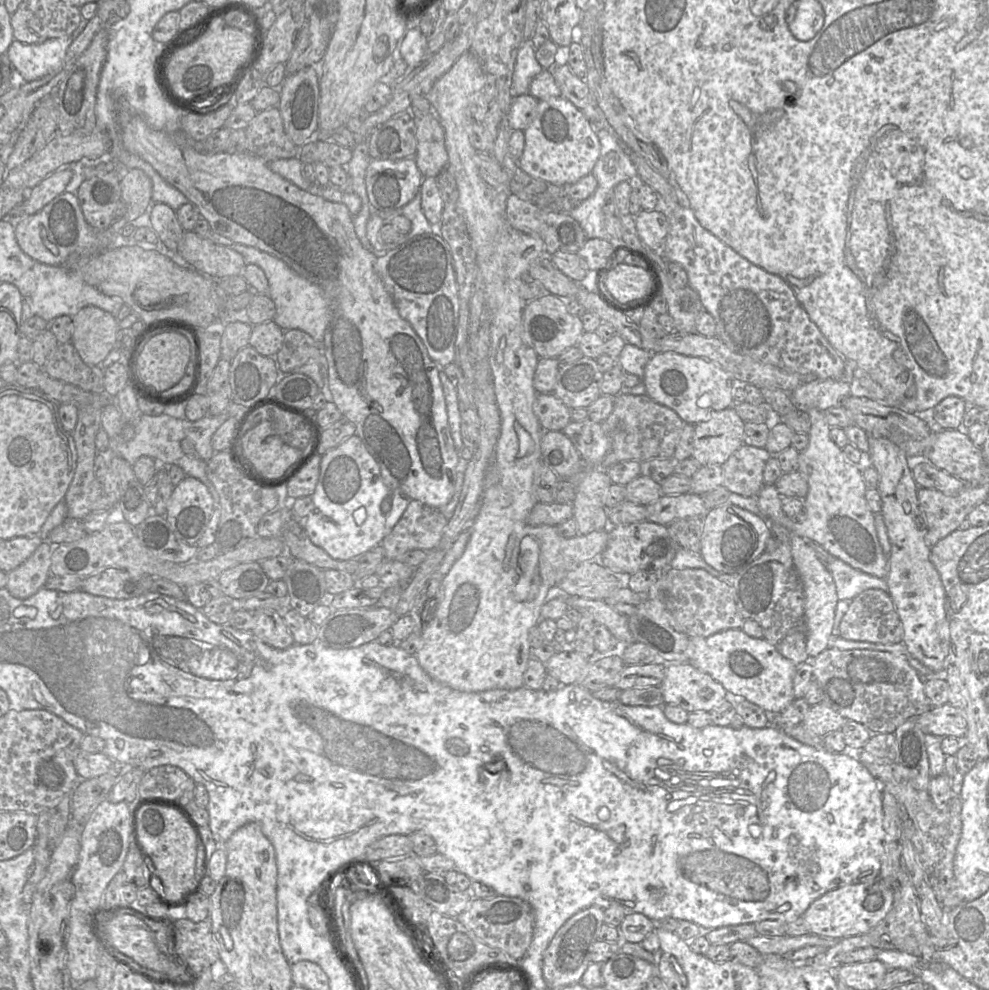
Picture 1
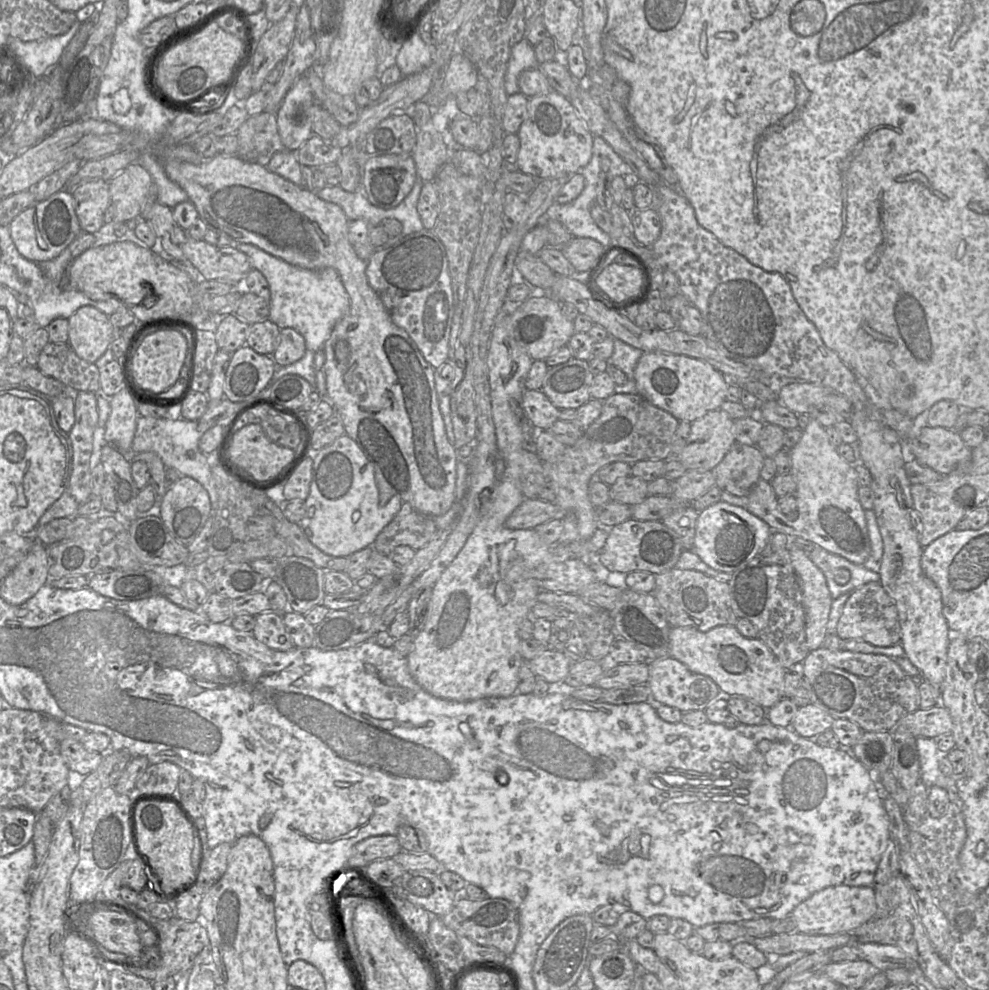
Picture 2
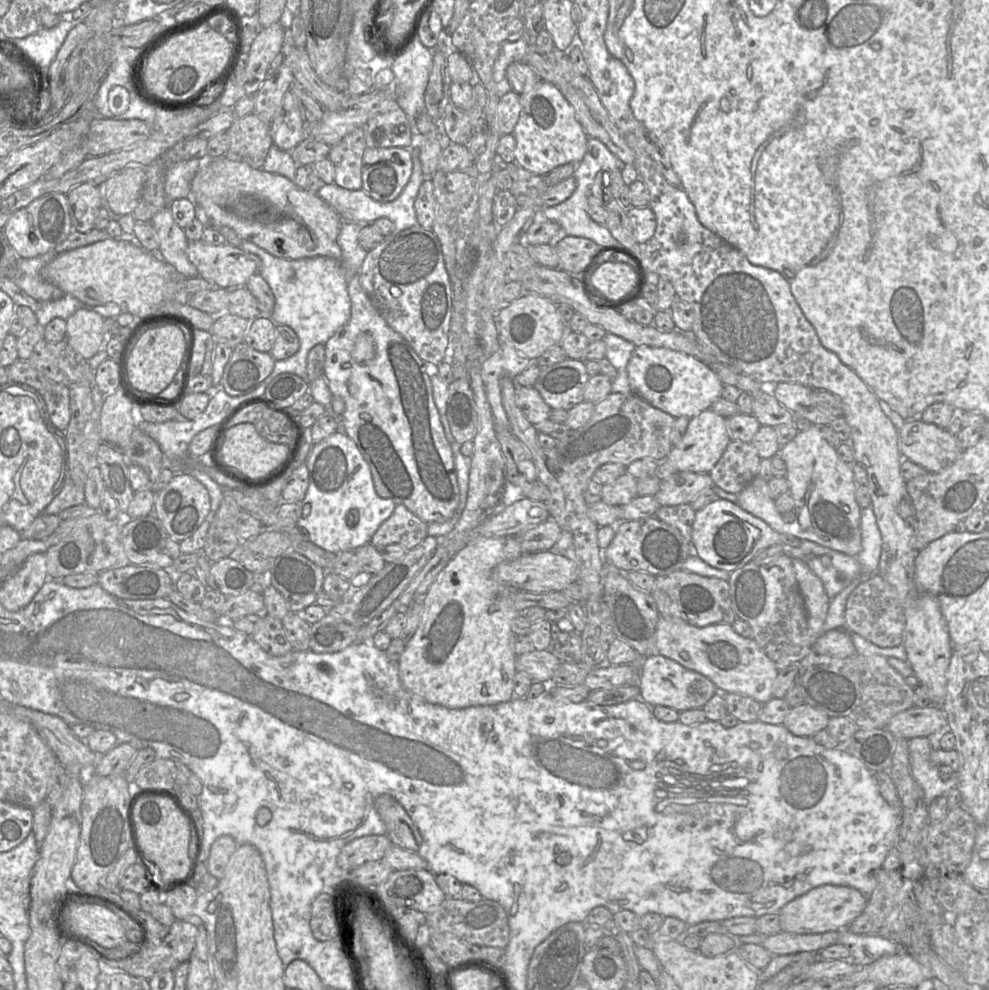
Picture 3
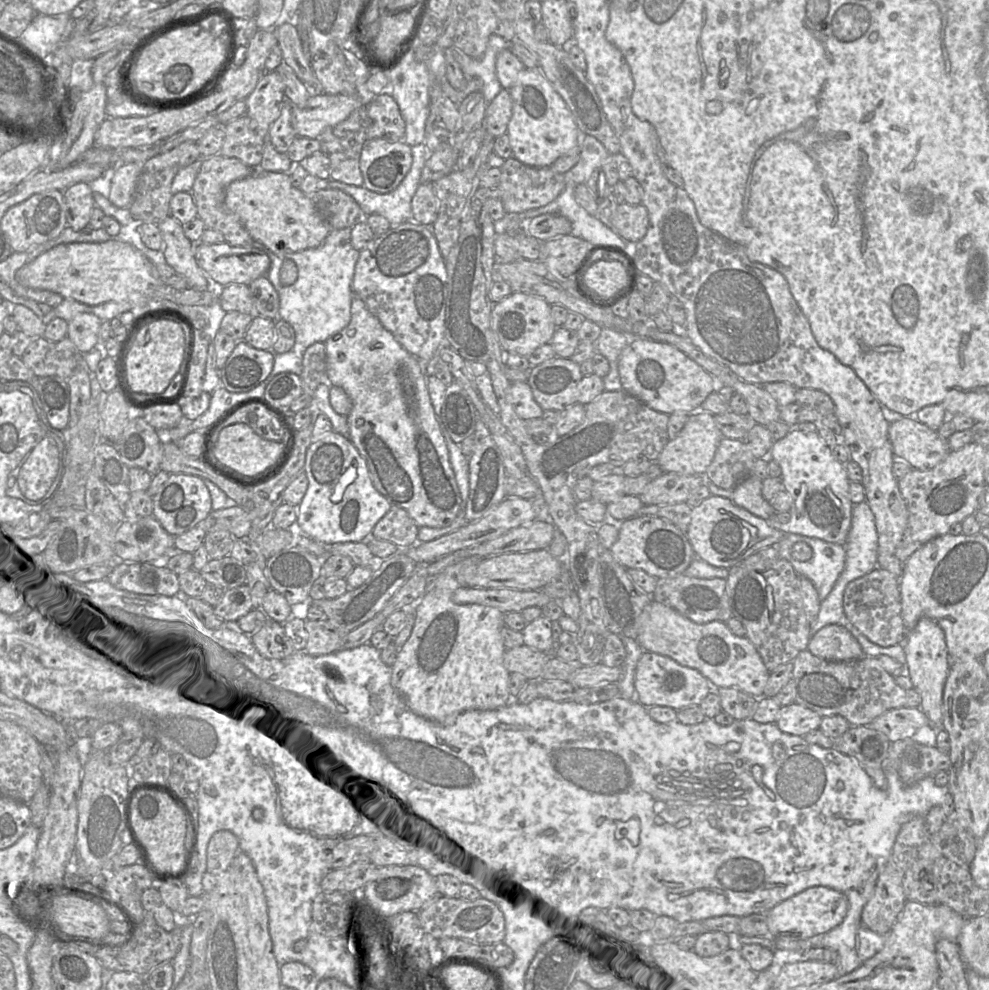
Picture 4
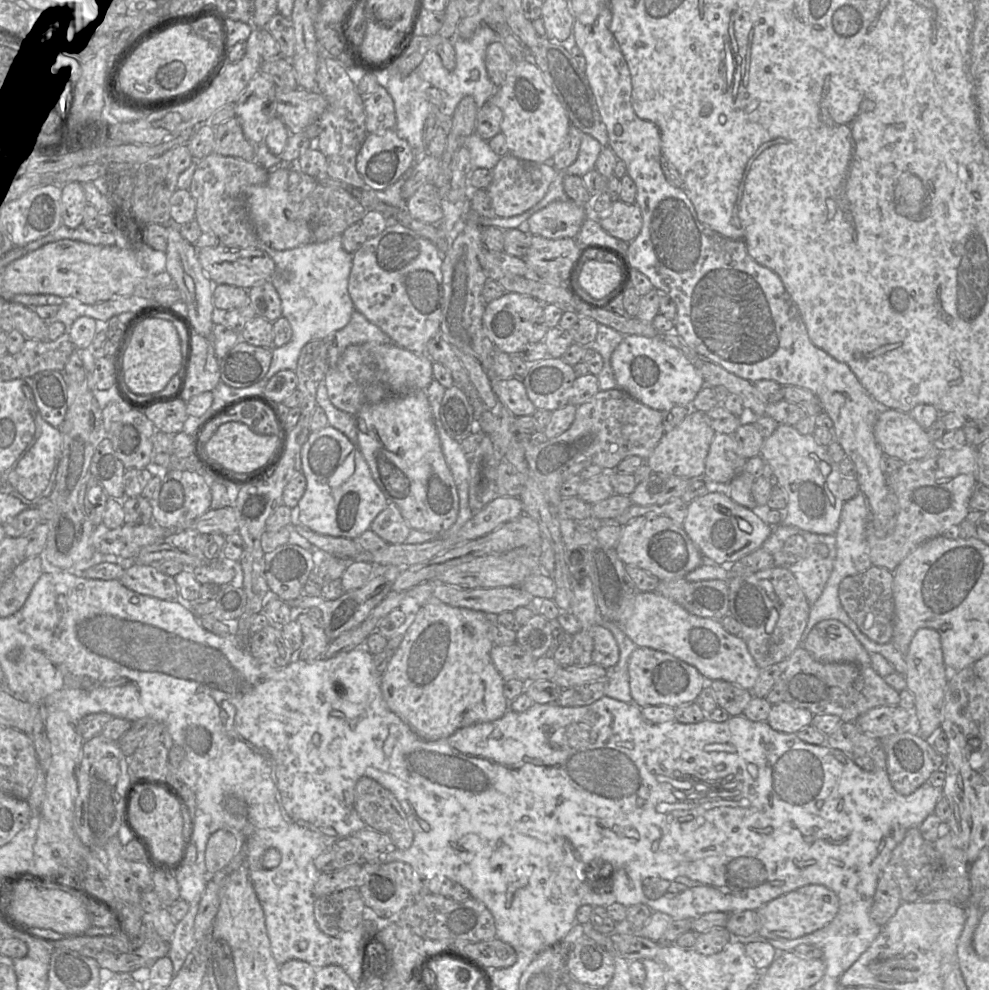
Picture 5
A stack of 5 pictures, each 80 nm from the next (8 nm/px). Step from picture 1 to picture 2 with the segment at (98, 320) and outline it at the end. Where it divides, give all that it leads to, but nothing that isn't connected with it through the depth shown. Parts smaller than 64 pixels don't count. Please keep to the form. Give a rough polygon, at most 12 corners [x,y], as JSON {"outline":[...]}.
{"outline":[[82,306],[68,321],[68,344],[95,363],[113,341],[109,316]]}

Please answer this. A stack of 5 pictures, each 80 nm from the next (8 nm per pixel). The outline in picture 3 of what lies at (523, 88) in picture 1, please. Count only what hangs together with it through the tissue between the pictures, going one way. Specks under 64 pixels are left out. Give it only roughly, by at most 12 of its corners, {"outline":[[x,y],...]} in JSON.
{"outline":[[528,36],[505,42],[493,67],[496,94],[511,86],[506,70],[524,61],[530,49]]}

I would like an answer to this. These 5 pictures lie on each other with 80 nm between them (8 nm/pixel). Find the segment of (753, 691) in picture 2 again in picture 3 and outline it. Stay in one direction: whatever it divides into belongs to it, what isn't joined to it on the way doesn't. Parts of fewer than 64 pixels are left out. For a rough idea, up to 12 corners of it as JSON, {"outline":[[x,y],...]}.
{"outline":[[660,615],[660,655],[761,704],[777,668],[730,624]]}

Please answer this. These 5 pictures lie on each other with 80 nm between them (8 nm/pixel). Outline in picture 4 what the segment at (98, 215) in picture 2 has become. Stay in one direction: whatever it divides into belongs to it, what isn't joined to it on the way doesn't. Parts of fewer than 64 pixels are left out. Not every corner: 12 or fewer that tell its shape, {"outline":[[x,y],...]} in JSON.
{"outline":[[89,183],[63,191],[67,225],[87,227],[95,206]]}

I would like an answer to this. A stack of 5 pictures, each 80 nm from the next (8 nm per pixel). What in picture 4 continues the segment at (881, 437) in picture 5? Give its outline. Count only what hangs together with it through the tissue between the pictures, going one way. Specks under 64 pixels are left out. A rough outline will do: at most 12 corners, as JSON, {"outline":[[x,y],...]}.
{"outline":[[914,416],[890,423],[895,458],[931,469],[947,440]]}

